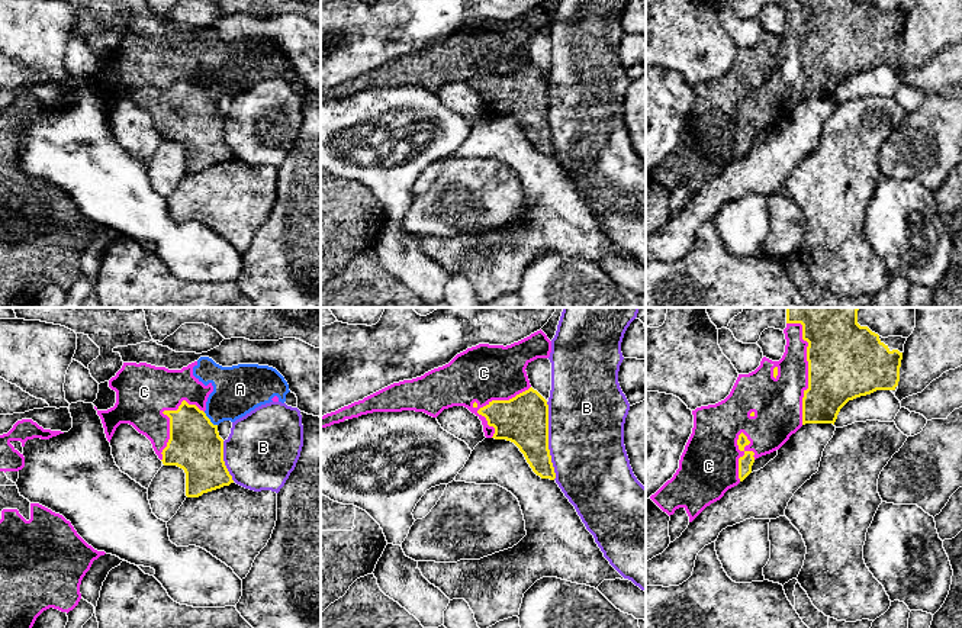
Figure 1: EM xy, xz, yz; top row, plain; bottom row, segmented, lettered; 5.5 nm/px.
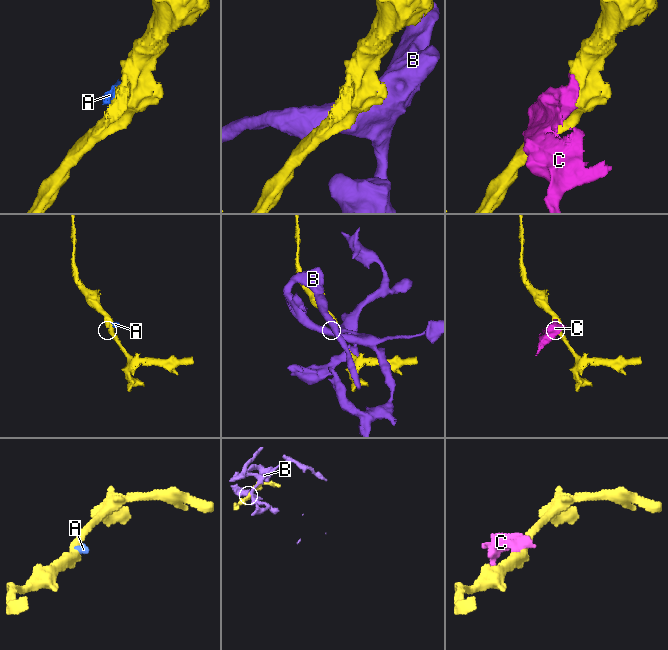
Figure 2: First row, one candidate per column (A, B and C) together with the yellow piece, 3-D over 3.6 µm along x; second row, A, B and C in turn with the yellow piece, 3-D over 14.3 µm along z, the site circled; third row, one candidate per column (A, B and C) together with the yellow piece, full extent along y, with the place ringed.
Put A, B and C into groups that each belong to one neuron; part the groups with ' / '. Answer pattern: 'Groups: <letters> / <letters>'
Groups: A C / B

